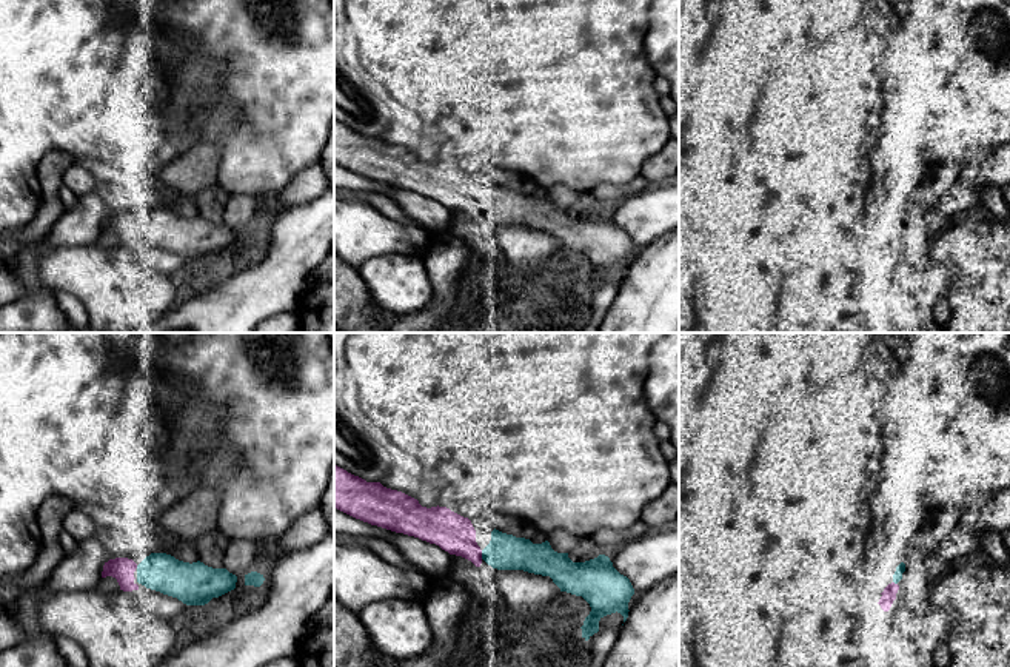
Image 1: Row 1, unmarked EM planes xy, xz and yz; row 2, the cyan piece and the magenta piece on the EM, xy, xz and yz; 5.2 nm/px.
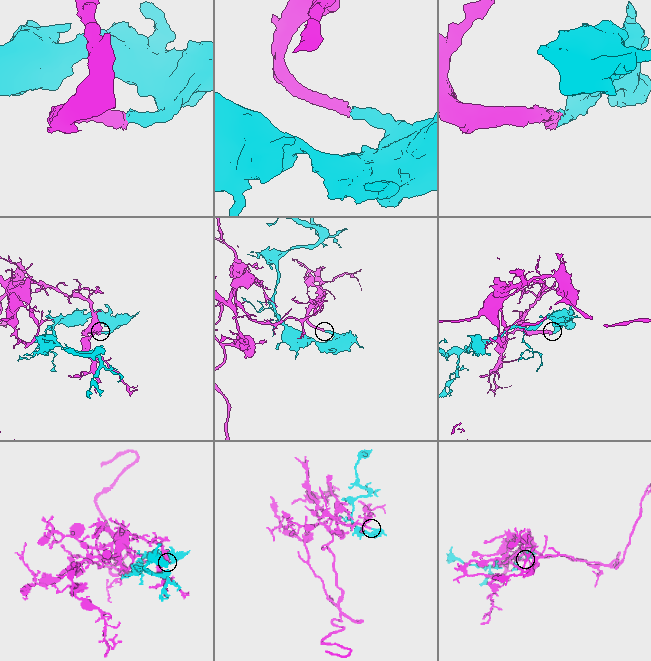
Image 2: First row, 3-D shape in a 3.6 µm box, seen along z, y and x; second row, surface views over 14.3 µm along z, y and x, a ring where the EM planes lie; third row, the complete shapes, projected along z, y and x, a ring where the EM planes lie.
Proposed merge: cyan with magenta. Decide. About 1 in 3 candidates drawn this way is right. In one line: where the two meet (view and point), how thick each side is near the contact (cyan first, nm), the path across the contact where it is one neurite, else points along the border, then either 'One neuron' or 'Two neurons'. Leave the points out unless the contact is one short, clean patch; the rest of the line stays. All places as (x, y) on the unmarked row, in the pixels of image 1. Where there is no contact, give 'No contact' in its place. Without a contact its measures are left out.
Touches cyan at xz (482, 210). Thickness 190 nm (cyan) against 200 nm. One neuron

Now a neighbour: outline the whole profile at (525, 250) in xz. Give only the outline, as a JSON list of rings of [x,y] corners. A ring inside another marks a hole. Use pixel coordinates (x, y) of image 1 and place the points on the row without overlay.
[[[482,220],[479,225],[497,243],[505,256],[507,268],[516,277],[551,266],[560,250],[560,243],[550,231],[523,225],[497,225],[491,220]]]

